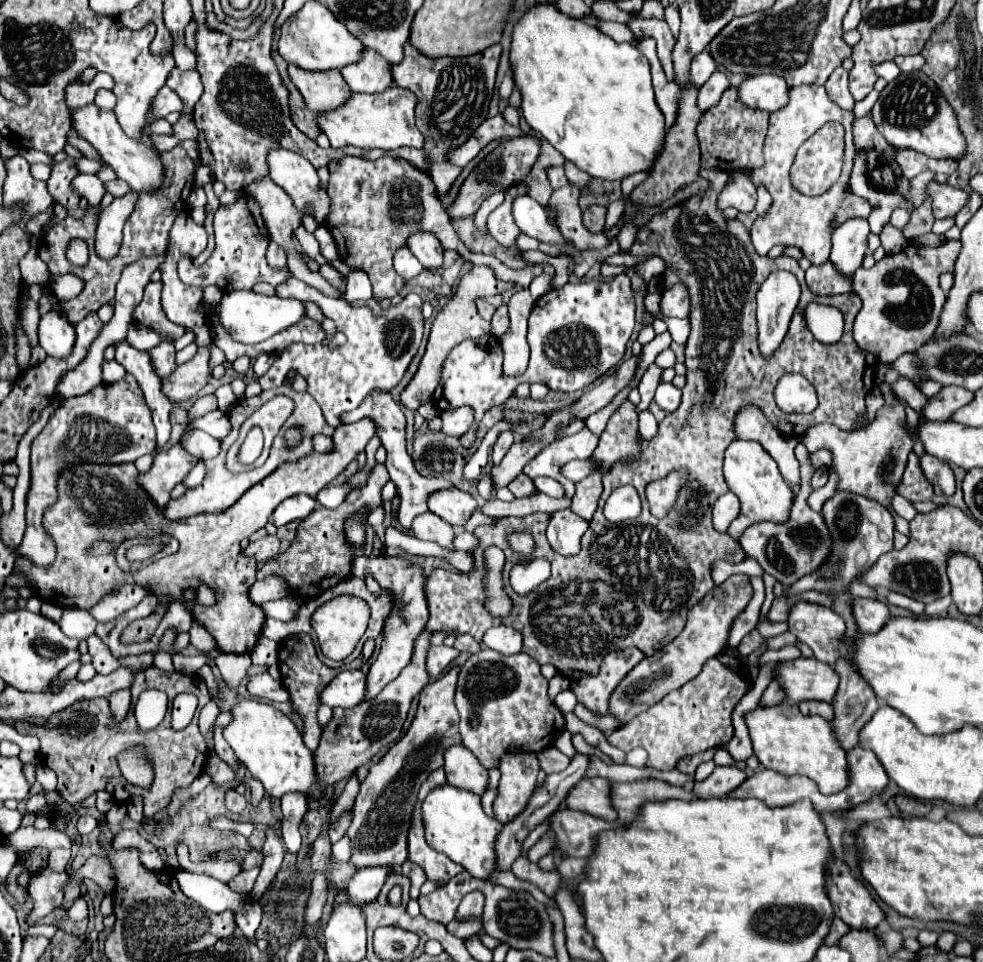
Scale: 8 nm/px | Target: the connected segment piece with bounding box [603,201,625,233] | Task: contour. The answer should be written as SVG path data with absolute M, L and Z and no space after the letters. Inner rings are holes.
M623 201L611 203L611 205L607 207L607 217L605 217L603 233L605 233L605 231L609 231L609 229L613 229L613 227L619 223L619 219L621 219L621 215L623 215L623 207L625 207L625 203L623 203Z

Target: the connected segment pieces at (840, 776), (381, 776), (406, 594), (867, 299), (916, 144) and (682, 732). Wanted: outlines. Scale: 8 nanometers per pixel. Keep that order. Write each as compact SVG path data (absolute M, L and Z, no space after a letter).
M781 703L779 707L757 707L745 715L753 751L761 765L779 771L785 777L805 775L819 785L823 795L833 795L849 785L849 765L845 751L833 735L831 723L819 715L801 715L797 705Z
M453 667L447 675L429 683L419 693L419 707L409 731L385 753L385 757L371 765L361 791L351 809L353 819L347 829L351 843L357 839L357 847L351 849L351 863L355 867L395 867L399 869L407 859L407 833L411 815L417 805L417 793L431 771L443 765L443 755L449 747L461 745L459 713L455 711L455 679L459 669Z
M385 555L383 559L375 557L357 557L353 563L353 575L365 579L365 575L373 575L373 579L381 585L381 589L393 593L393 609L391 615L385 619L383 627L383 645L379 657L373 661L369 673L367 673L367 701L373 699L389 681L393 681L401 669L409 663L413 655L413 645L417 635L425 629L429 619L427 609L427 595L425 595L425 579L427 573L421 565L411 563L409 559L403 559L401 555Z
M945 241L943 245L939 245L935 249L907 247L895 255L885 255L871 269L859 267L853 275L853 291L859 293L859 297L863 301L863 307L861 307L859 315L855 317L855 325L853 325L853 339L857 341L857 345L863 347L865 351L871 351L873 355L877 355L877 359L883 363L895 361L901 353L917 351L935 333L935 329L939 325L939 315L945 305L945 293L939 287L939 275L953 271L959 251L961 251L961 241Z
M923 71L901 73L897 79L887 83L873 105L875 127L883 137L897 149L915 149L935 159L955 159L959 161L967 153L965 137L959 129L957 115L949 101L943 97L933 79Z
M713 657L703 665L703 671L695 679L677 691L671 691L657 705L649 707L629 723L615 729L607 741L625 753L635 747L643 747L649 753L647 767L661 771L675 769L681 759L715 745L723 745L733 737L731 713L749 689L751 681L743 679L739 669L731 669Z

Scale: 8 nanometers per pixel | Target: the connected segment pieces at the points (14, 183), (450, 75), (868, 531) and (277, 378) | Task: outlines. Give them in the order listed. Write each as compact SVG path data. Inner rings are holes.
M15 155L13 159L7 161L5 167L7 167L7 179L5 179L5 187L3 187L5 203L21 201L21 203L27 203L27 207L31 207L31 215L27 215L27 219L23 219L23 223L31 221L33 215L37 215L37 213L45 211L49 205L53 205L53 199L47 191L47 183L33 179L25 157Z
M411 43L405 47L403 63L393 65L393 79L399 87L413 91L419 99L417 107L417 127L425 135L425 151L431 159L431 179L437 191L443 195L453 185L461 167L451 167L447 163L447 153L459 143L467 141L471 133L487 119L489 101L495 87L497 65L501 57L501 45L487 47L481 53L469 57L439 57L429 59Z
M837 491L833 497L829 497L823 503L823 521L831 533L831 553L821 563L821 567L805 577L801 577L797 583L789 587L789 595L803 593L803 591L819 591L833 599L833 611L845 619L847 631L845 631L845 649L851 645L851 639L859 633L855 617L853 617L853 595L849 595L849 587L855 579L859 579L871 565L883 555L893 549L893 519L889 511L863 495L851 495L847 491Z
M291 277L289 283L281 283L277 293L287 297L295 295L295 299L317 303L317 307L325 313L325 317L333 319L339 333L345 333L347 341L339 347L327 347L325 343L305 345L291 343L287 349L275 355L269 371L258 379L263 389L279 387L283 377L293 371L305 377L307 391L317 399L323 409L323 415L331 427L341 425L341 415L357 409L363 399L373 391L391 391L403 379L411 359L415 357L421 337L423 337L423 315L421 315L421 297L415 293L407 293L403 303L385 311L383 317L373 317L369 307L349 307L345 301L325 297L317 289L305 285L303 281Z

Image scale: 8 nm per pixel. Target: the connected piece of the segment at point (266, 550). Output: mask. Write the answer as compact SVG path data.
M267 535L265 539L249 543L247 549L243 549L241 553L247 557L253 557L257 563L265 563L267 559L273 559L279 555L279 539L275 535Z

